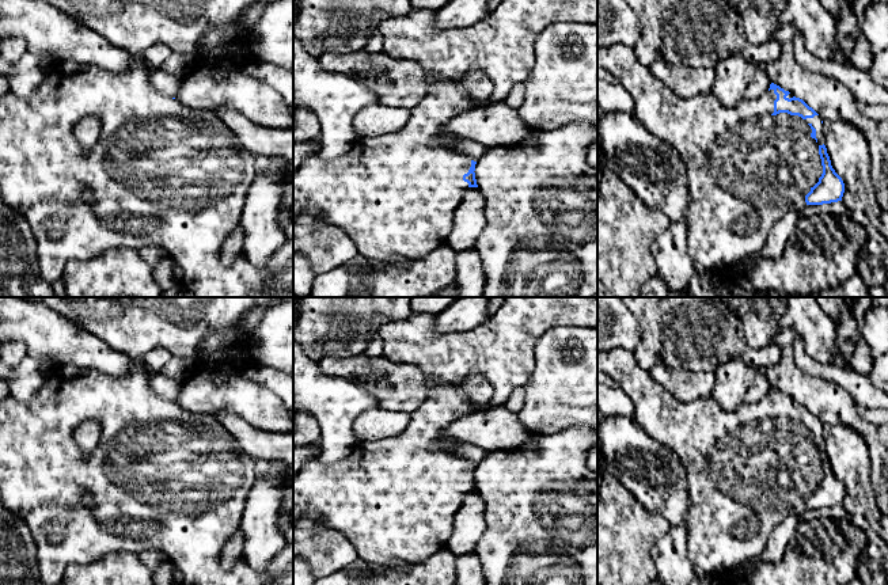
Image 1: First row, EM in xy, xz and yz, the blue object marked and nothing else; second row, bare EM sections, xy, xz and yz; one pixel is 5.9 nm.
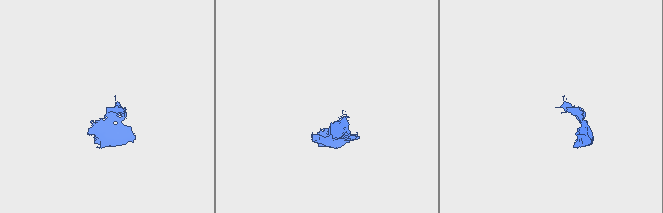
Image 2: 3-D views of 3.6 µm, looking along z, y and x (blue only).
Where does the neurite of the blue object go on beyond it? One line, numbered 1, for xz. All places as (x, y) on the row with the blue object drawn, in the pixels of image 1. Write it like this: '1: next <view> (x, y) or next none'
1: next xz (395, 194)

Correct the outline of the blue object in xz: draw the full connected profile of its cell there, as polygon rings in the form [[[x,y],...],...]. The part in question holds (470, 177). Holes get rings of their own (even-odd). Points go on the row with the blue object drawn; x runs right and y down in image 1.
[[[502,0],[475,24],[459,29],[440,29],[434,22],[436,11],[410,8],[405,16],[390,16],[380,24],[383,52],[396,60],[418,62],[434,77],[426,95],[410,110],[406,125],[394,132],[375,137],[358,137],[345,153],[331,160],[323,160],[319,153],[308,156],[293,172],[293,219],[301,213],[322,217],[327,224],[345,232],[358,254],[368,261],[394,263],[415,261],[445,244],[455,210],[468,187],[478,187],[475,179],[477,162],[439,141],[454,137],[445,132],[447,124],[477,102],[462,86],[463,77],[474,71],[486,75],[494,84],[492,103],[504,102],[511,91],[524,83],[535,65],[535,41],[539,33],[555,22],[584,22],[597,24],[597,0]]]

